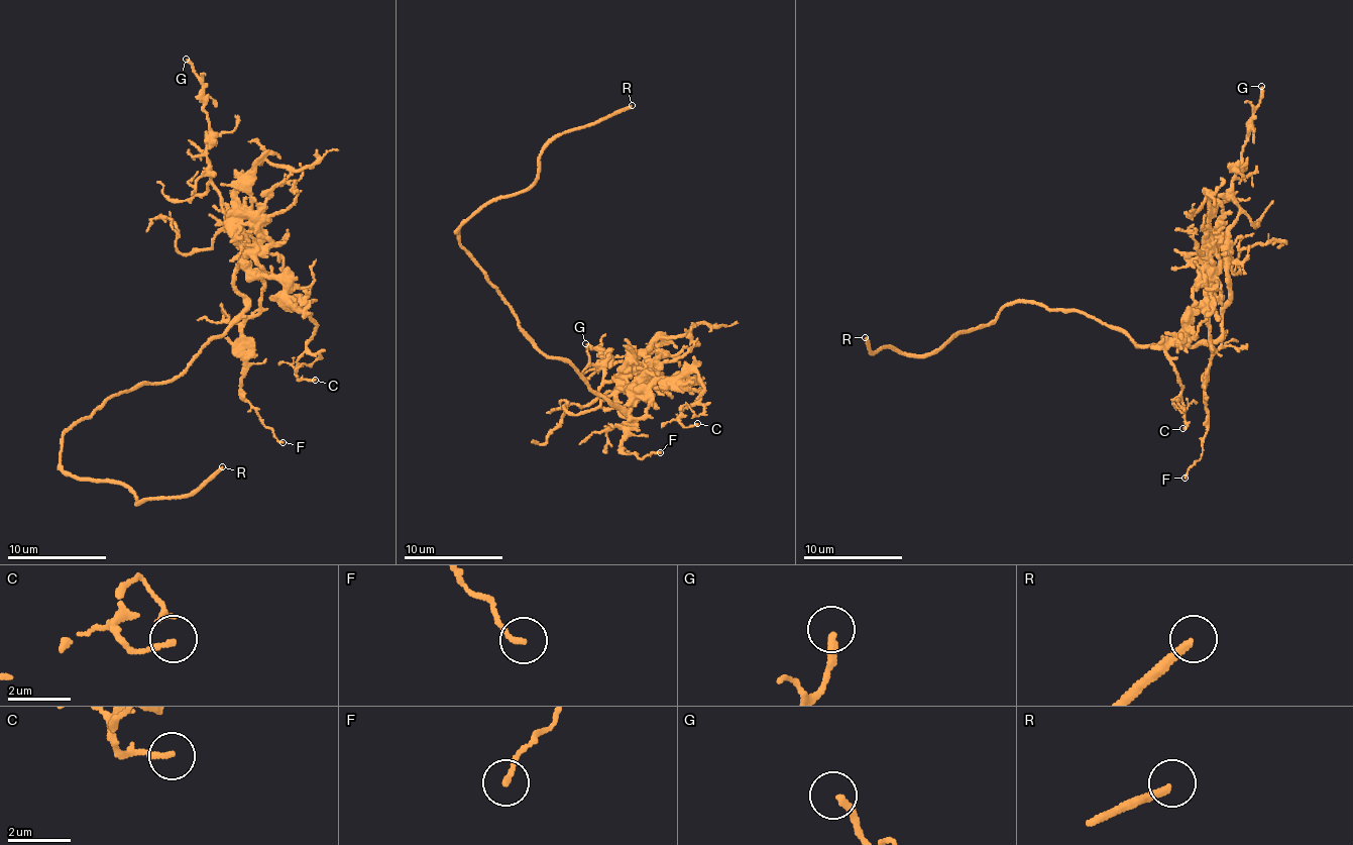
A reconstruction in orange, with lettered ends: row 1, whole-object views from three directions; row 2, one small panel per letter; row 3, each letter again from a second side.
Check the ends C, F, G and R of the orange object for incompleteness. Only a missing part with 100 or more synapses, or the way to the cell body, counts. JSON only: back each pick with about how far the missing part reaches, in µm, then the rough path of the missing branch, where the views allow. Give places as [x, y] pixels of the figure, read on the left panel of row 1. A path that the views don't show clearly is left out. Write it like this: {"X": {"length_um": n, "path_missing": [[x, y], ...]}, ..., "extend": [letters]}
{"R": {"length_um": 35, "path_missing": [[222, 466], [295, 441], [304, 445], [313, 441], [347, 407], [349, 386], [370, 370], [364, 370]]}, "extend": ["R"]}

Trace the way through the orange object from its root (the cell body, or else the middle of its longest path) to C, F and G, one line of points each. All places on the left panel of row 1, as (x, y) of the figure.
C: (153, 383), (172, 383), (199, 349), (259, 308), (265, 276), (275, 277), (317, 325), (295, 371), (315, 380)
F: (153, 383), (172, 383), (199, 349), (223, 336), (241, 318), (244, 319), (241, 396), (265, 428), (283, 442)
G: (153, 383), (177, 379), (244, 308), (233, 282), (243, 226), (211, 181), (202, 81), (186, 59)

